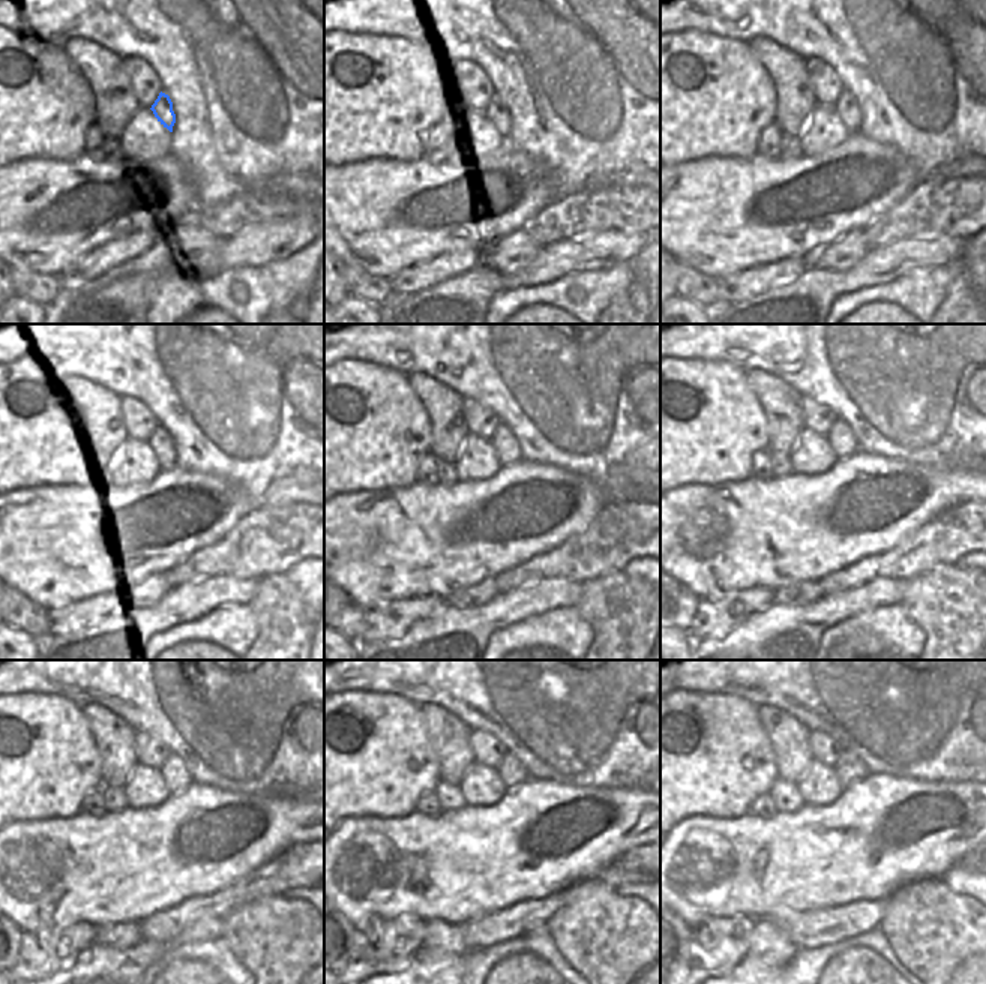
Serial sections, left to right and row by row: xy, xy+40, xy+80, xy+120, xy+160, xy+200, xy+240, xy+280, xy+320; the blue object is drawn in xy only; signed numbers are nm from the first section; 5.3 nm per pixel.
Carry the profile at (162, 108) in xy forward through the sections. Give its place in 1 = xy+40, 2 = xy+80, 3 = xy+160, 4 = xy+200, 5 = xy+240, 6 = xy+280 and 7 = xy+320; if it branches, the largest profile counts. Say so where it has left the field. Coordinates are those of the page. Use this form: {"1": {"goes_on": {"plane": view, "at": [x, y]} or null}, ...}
{"1": {"goes_on": {"plane": "xy+40", "at": [497, 111]}}, "2": {"goes_on": {"plane": "xy+80", "at": [845, 111]}}, "3": {"goes_on": {"plane": "xy+160", "at": [503, 441]}}, "4": {"goes_on": {"plane": "xy+200", "at": [841, 438]}}, "5": {"goes_on": {"plane": "xy+240", "at": [176, 777]}}, "6": {"goes_on": {"plane": "xy+280", "at": [512, 773]}}, "7": {"goes_on": {"plane": "xy+320", "at": [850, 768]}}}

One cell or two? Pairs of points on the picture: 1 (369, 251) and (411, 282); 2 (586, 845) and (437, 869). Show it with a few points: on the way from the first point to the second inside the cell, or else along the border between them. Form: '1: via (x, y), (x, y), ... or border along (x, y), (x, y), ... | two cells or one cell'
1: border along (432, 258), (411, 264), (387, 279) | two cells
2: via (548, 858), (474, 860) | one cell

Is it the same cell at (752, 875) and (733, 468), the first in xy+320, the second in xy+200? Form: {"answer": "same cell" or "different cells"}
{"answer": "different cells"}

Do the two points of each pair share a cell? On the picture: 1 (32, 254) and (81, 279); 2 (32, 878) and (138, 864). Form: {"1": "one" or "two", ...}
{"1": "two", "2": "one"}

